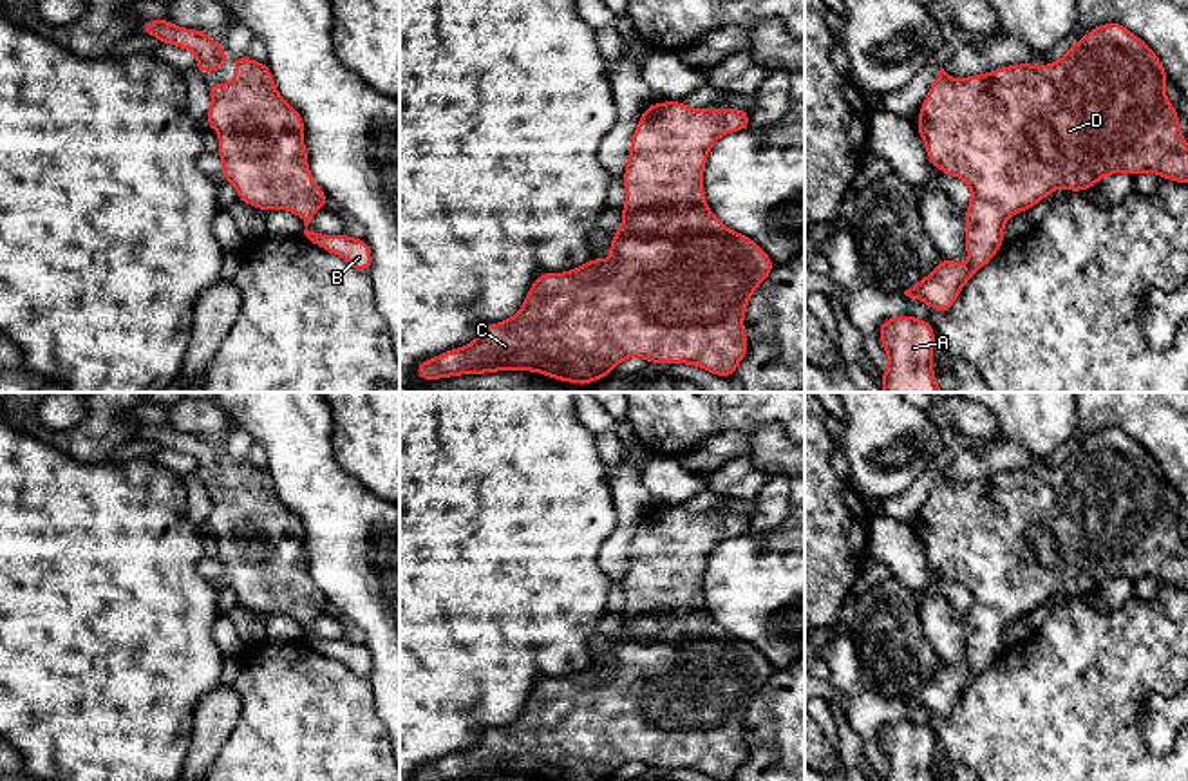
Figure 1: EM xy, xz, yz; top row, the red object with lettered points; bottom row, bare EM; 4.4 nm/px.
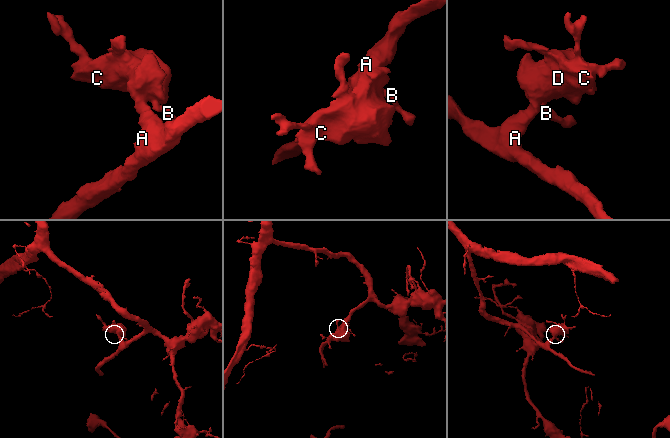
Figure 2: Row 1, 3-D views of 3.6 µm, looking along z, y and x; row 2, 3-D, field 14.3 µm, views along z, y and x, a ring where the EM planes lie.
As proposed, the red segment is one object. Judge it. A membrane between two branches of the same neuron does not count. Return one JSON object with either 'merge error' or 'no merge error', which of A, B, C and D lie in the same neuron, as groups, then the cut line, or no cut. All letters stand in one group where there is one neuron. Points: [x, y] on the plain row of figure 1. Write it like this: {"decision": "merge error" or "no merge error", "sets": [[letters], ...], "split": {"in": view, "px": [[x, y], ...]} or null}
{"decision": "no merge error", "sets": [["A", "B", "C", "D"]], "split": null}

